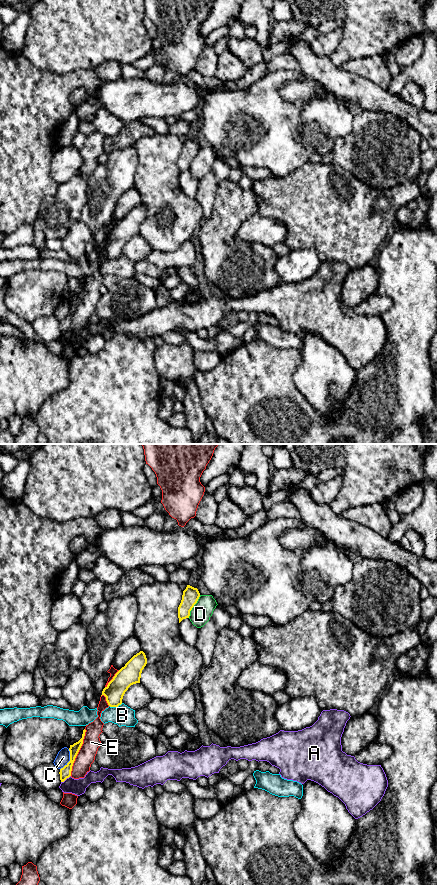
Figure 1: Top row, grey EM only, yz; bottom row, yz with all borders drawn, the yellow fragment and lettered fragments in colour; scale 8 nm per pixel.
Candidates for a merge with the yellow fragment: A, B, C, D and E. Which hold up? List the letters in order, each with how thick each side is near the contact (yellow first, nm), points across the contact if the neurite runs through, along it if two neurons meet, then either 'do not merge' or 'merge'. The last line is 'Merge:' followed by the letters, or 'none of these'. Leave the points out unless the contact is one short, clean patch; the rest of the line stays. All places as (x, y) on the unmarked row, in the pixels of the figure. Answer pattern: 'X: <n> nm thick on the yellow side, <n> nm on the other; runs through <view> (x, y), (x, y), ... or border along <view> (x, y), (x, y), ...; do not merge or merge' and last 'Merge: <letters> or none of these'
A: 90 nm thick on the yellow side, 130 nm on the other; do not merge
B: 160 nm thick on the yellow side, 160 nm on the other; do not merge
C: 90 nm thick on the yellow side, 110 nm on the other; do not merge
D: 130 nm thick on the yellow side, 160 nm on the other; do not merge
E: 90 nm thick on the yellow side, 140 nm on the other; do not merge
Merge: none of these

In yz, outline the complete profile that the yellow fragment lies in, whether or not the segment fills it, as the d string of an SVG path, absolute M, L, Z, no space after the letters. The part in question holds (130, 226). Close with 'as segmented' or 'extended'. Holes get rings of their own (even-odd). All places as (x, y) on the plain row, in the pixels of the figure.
M140 203L115 226L102 243L102 247L106 249L110 259L121 257L123 248L128 240L133 236L140 235L141 225L146 216L146 207L143 203Z; as segmented

